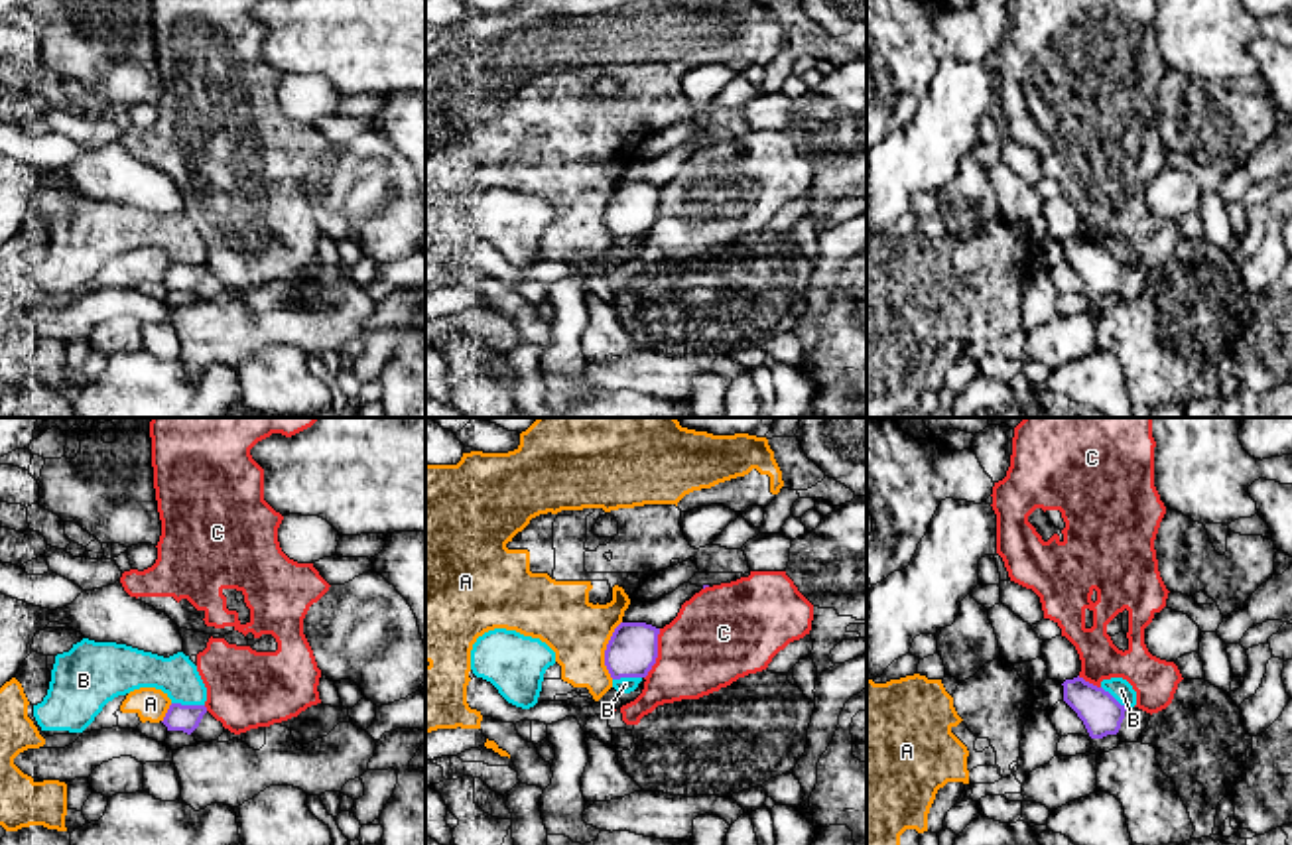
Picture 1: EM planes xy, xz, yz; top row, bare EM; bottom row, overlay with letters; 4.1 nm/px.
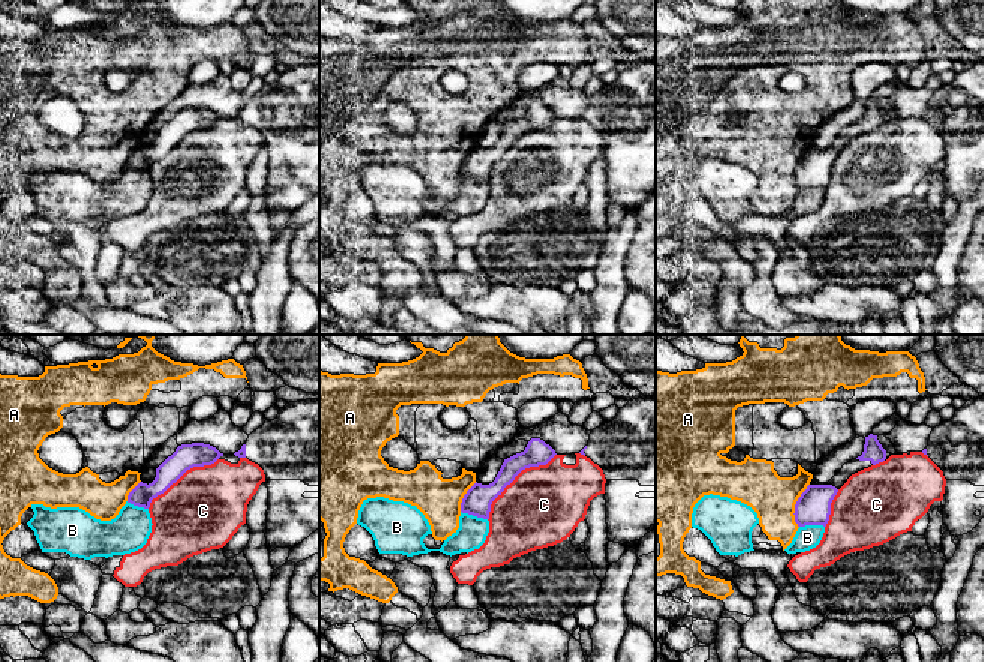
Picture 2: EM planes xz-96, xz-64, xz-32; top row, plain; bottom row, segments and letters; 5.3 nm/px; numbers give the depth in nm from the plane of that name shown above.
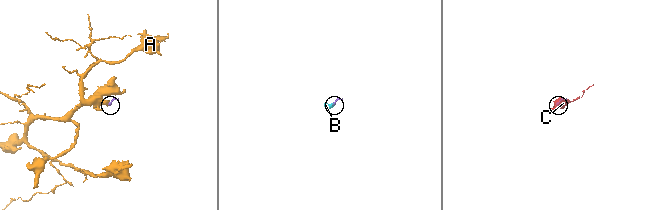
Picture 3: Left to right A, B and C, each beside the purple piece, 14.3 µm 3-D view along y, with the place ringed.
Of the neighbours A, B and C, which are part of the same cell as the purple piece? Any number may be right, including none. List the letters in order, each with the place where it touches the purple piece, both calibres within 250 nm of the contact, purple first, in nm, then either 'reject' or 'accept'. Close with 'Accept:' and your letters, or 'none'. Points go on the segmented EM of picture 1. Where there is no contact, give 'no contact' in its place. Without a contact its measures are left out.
A: contact xz (605, 650); calibres 200 and 260 nm; reject
B: contact xy (188, 706); calibres 110 and 170 nm; reject
C: contact xz (656, 654); calibres 200 and 380 nm; reject
Accept: none

